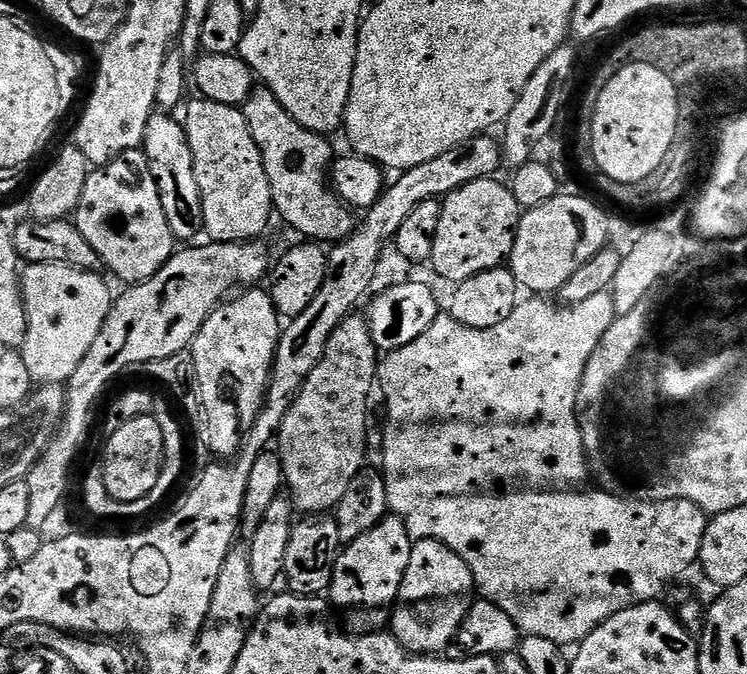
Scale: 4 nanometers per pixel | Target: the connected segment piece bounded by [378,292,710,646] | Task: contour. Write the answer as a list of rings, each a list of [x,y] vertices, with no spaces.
[[[608,292],[602,294],[594,294],[594,298],[586,298],[586,302],[578,302],[577,304],[569,304],[567,306],[553,302],[548,298],[528,298],[532,300],[521,299],[517,303],[516,308],[510,314],[510,318],[505,318],[503,322],[498,322],[498,326],[490,326],[489,328],[471,328],[470,326],[462,326],[462,322],[458,322],[451,314],[441,314],[436,317],[434,326],[430,326],[430,330],[426,330],[426,334],[421,334],[419,338],[414,338],[414,342],[410,342],[410,346],[402,346],[402,350],[394,350],[387,353],[379,361],[378,364],[378,388],[384,391],[384,400],[388,403],[388,425],[384,428],[384,468],[382,467],[382,475],[386,482],[386,498],[391,515],[402,518],[402,522],[406,526],[406,530],[410,534],[413,542],[417,540],[437,540],[442,542],[450,550],[454,550],[454,554],[458,554],[462,558],[462,562],[466,562],[466,566],[470,566],[470,574],[475,591],[479,593],[485,600],[489,600],[494,606],[504,610],[506,614],[513,619],[524,636],[537,636],[538,638],[546,638],[550,642],[561,646],[579,645],[581,640],[585,640],[594,630],[598,630],[598,626],[602,626],[602,622],[606,622],[606,618],[614,618],[614,614],[618,614],[622,610],[626,610],[630,606],[638,606],[639,604],[650,604],[661,599],[660,595],[664,592],[664,587],[671,580],[676,580],[688,567],[695,565],[700,559],[700,551],[702,550],[702,534],[706,534],[706,526],[710,519],[709,513],[703,512],[698,506],[694,506],[694,502],[689,500],[659,500],[656,503],[644,503],[641,500],[629,499],[622,496],[612,495],[605,492],[603,488],[596,486],[592,488],[588,485],[590,482],[590,471],[588,458],[585,455],[583,446],[583,434],[579,430],[578,418],[575,412],[575,400],[578,398],[579,386],[582,382],[583,372],[586,370],[590,356],[594,353],[594,348],[598,342],[602,342],[602,334],[606,334],[606,330],[610,330],[610,326],[616,320],[618,315],[611,295]]]

